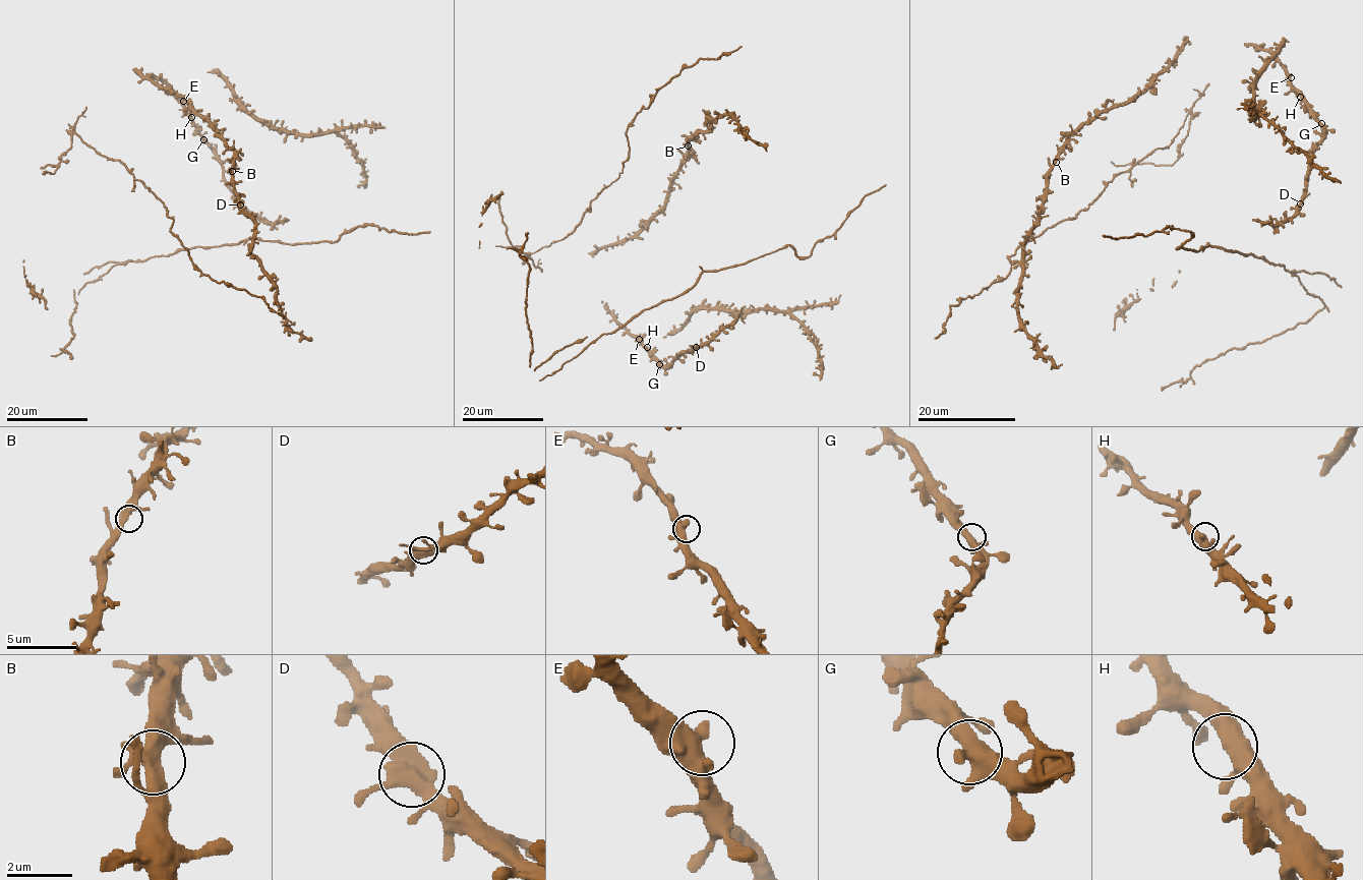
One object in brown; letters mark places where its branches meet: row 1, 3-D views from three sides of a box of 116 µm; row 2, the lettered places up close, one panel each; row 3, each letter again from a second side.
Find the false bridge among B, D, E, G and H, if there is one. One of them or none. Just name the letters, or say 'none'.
none

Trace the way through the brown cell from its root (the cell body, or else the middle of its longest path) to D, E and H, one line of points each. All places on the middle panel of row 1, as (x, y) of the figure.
D: (615, 319), (665, 367), (680, 353), (696, 347)
E: (615, 319), (639, 339)
H: (615, 319), (647, 347)

